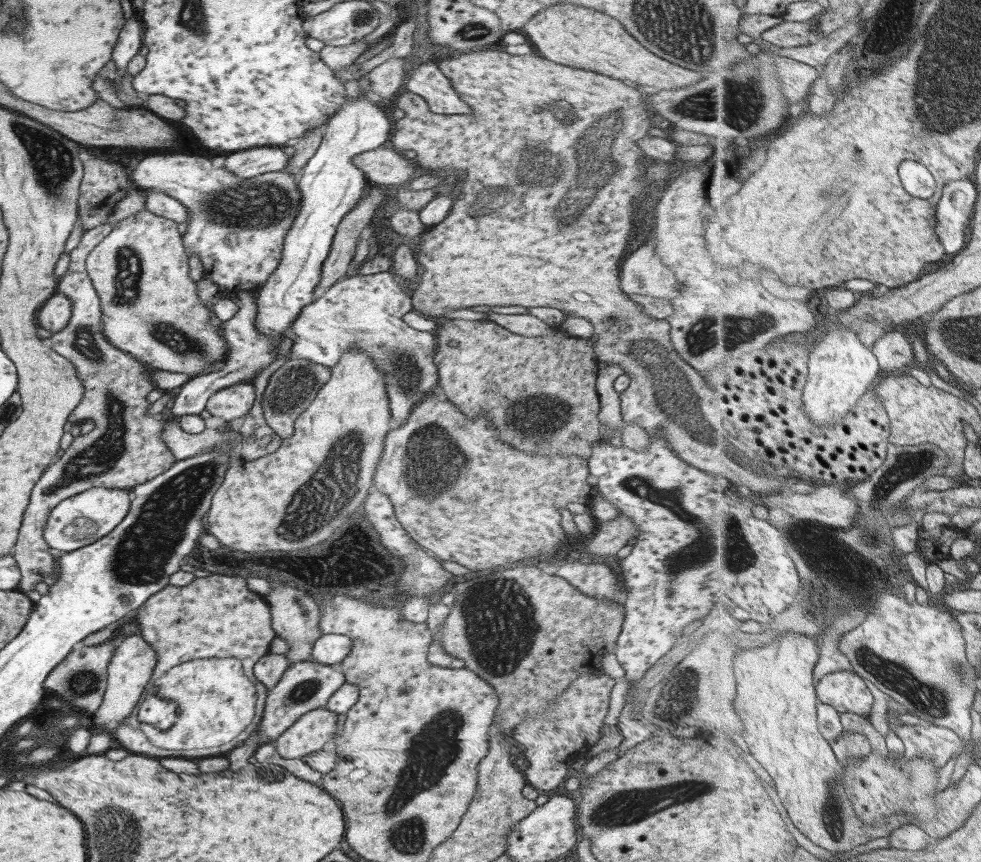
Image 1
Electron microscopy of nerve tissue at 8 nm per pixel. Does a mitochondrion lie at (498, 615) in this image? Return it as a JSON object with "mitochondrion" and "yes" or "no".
{"mitochondrion":"yes"}

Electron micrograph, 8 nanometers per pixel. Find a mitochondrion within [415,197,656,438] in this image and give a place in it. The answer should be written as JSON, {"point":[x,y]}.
{"point":[542,412]}

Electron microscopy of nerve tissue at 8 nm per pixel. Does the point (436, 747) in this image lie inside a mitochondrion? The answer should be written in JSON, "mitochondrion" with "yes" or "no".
{"mitochondrion":"yes"}

